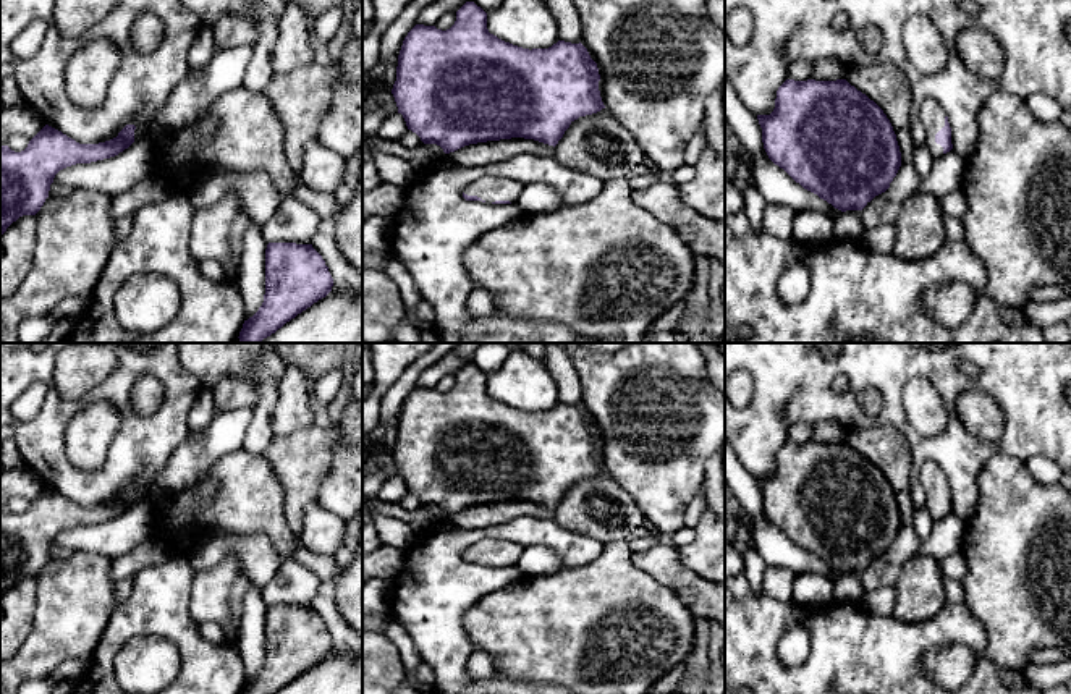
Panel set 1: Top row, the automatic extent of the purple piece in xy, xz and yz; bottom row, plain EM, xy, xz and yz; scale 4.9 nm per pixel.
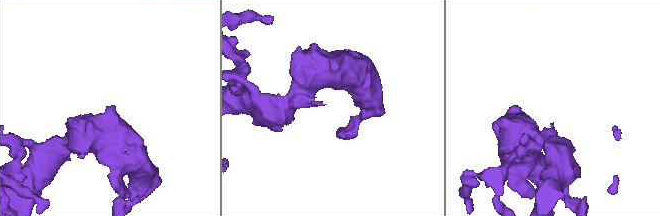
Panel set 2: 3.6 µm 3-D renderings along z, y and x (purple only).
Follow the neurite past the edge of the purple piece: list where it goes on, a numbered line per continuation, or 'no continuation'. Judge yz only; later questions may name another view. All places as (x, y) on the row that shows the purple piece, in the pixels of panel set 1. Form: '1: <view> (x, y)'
1: yz (932, 114)

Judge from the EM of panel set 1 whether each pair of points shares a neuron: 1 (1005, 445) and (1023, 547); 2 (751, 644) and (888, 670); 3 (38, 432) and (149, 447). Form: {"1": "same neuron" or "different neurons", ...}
{"1": "different neurons", "2": "same neuron", "3": "same neuron"}

